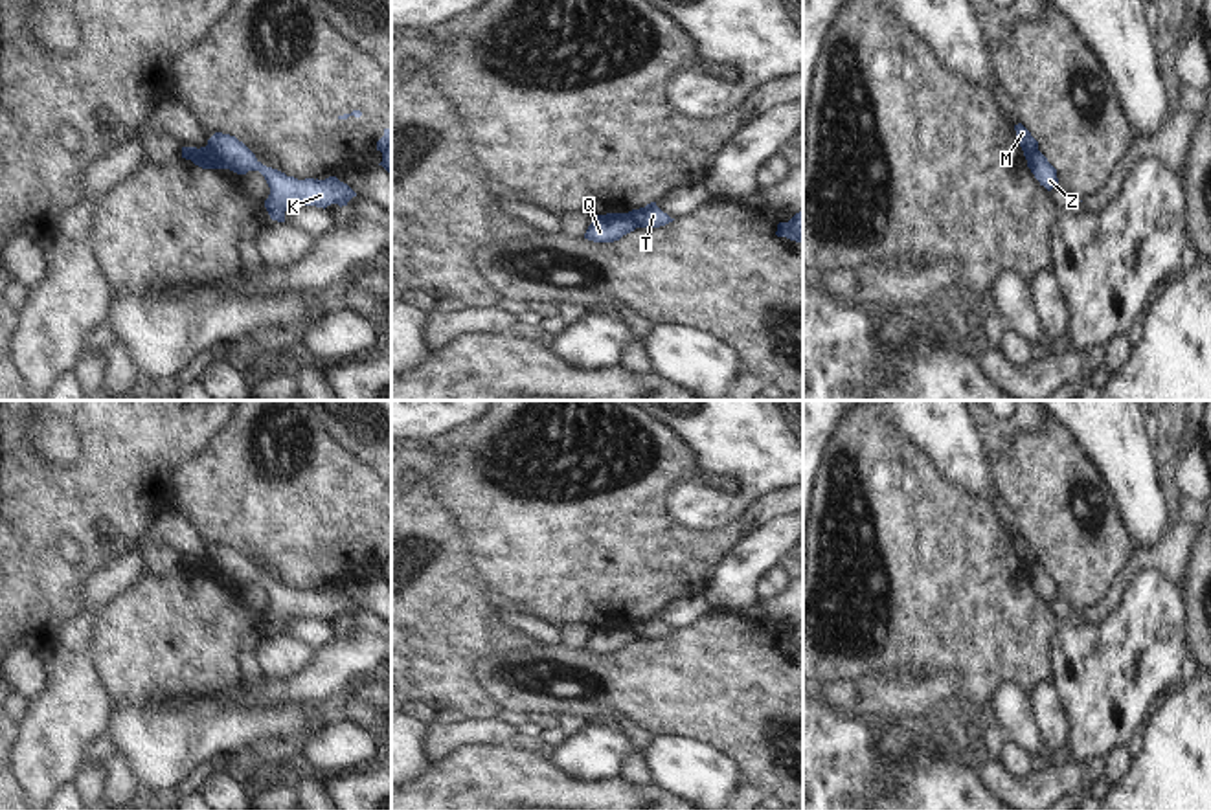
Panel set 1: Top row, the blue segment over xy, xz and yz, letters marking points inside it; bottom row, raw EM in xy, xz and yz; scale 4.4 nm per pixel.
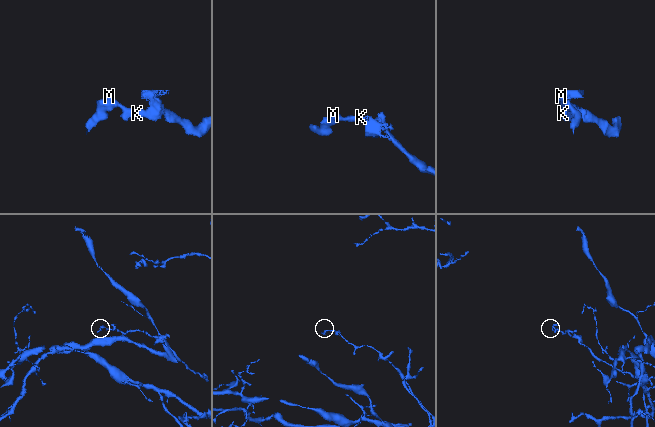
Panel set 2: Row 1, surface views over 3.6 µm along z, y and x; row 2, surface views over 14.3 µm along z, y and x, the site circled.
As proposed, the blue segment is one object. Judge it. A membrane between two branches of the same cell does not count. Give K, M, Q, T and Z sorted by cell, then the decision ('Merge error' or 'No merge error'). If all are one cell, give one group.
Groups: K M T / Q Z. Merge error.

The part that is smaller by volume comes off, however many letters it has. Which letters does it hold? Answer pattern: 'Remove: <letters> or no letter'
Remove: Q, Z

